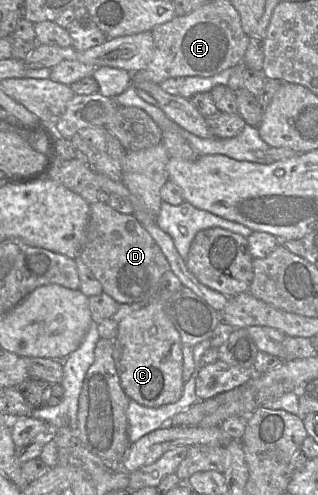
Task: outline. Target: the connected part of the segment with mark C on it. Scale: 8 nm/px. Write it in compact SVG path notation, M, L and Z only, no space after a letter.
M159 302L120 304L112 316L118 324L113 359L125 394L140 405L157 408L175 403L182 395L182 340Z

